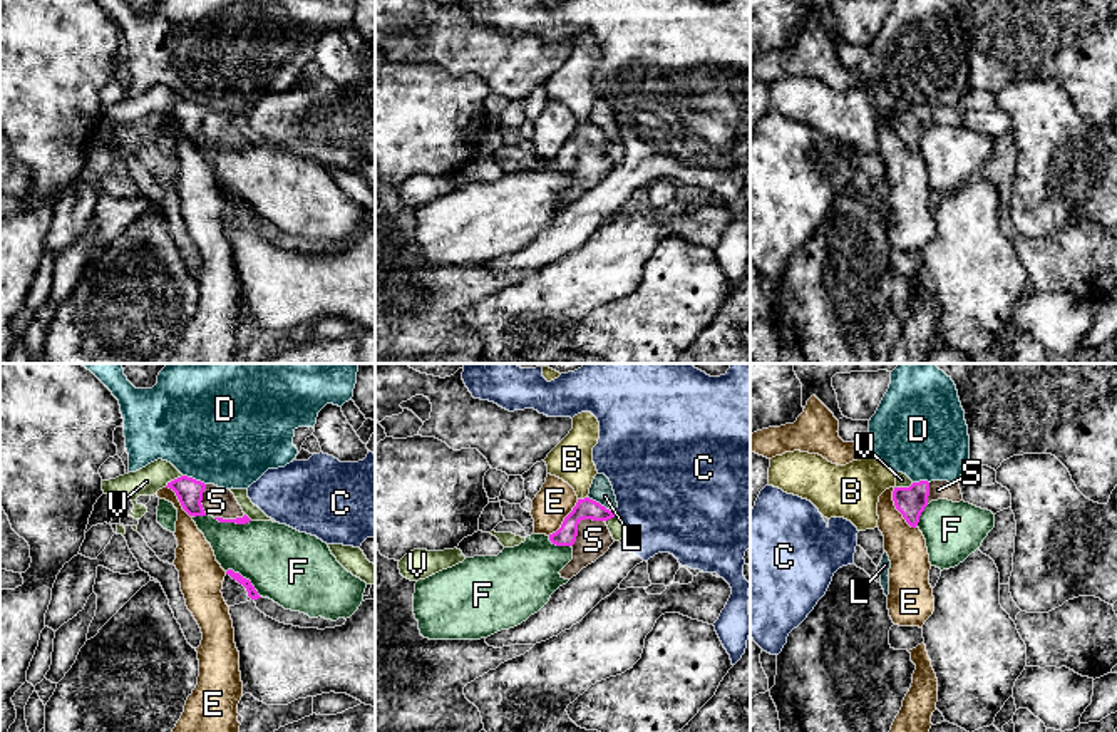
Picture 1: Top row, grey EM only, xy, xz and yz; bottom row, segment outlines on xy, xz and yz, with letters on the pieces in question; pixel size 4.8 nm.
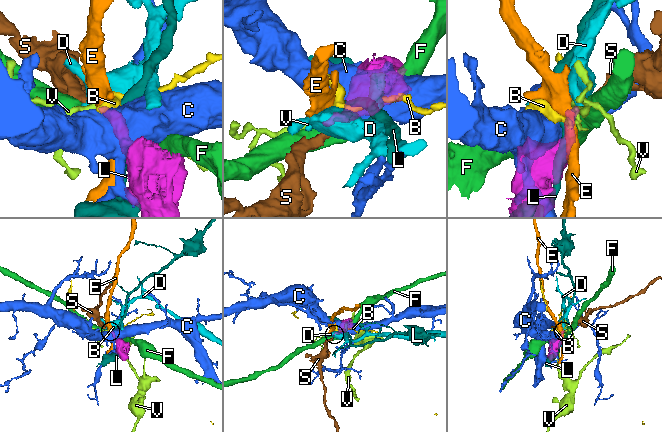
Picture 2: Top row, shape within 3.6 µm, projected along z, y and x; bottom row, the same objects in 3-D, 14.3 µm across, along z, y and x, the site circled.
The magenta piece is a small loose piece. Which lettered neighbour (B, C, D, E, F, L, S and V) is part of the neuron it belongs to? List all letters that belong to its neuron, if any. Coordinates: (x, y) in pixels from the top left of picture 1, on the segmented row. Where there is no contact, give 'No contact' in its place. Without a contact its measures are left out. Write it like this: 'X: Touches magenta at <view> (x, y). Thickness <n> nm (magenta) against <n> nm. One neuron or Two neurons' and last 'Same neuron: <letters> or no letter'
B: Touches magenta at xz (581, 500). Thickness 100 nm (magenta) against 200 nm. Two neurons
C: Touches magenta at xz (617, 513). Thickness 100 nm (magenta) against 480 nm. Two neurons
D: Touches magenta at xy (195, 479). Thickness 130 nm (magenta) against 500 nm. Two neurons
E: Touches magenta at yz (896, 508). Thickness 140 nm (magenta) against 190 nm. Two neurons
F: Touches magenta at xy (245, 578). Thickness 50 nm (magenta) against 360 nm. Two neurons
L: Touches magenta at xz (600, 505). Thickness 100 nm (magenta) against 110 nm. Two neurons
S: Touches magenta at xz (578, 523). Thickness 100 nm (magenta) against 170 nm. One neuron
V: Touches magenta at xy (175, 479). Thickness 130 nm (magenta) against 140 nm. Two neurons
Same neuron: S

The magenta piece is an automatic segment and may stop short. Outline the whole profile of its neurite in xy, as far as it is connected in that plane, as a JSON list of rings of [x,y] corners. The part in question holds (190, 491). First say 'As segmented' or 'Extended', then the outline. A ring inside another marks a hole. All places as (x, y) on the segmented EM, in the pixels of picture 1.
Extended. [[[188,476],[167,482],[189,516],[213,516],[219,523],[246,524],[251,519],[243,513],[229,489],[204,484]]]

